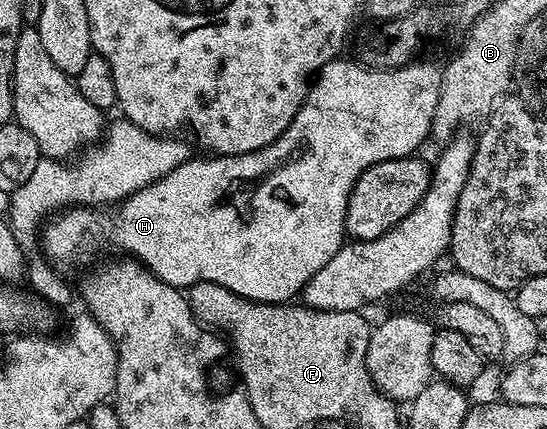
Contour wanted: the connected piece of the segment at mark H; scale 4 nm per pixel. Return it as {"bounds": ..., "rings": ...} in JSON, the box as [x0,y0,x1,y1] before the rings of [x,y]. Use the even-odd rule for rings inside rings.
{"bounds":[103,57,442,304],"rings":[[[336,57],[328,61],[315,76],[310,87],[307,88],[307,96],[297,109],[289,129],[277,137],[265,149],[257,149],[253,153],[244,155],[216,155],[203,157],[207,159],[195,159],[188,157],[185,162],[179,163],[177,169],[165,173],[157,181],[145,185],[137,193],[133,193],[122,203],[114,208],[115,211],[103,223],[103,231],[107,239],[115,247],[120,247],[120,252],[139,260],[143,266],[149,268],[156,277],[171,287],[186,289],[200,281],[209,281],[213,285],[221,285],[241,297],[250,299],[252,303],[285,303],[290,304],[291,299],[302,292],[303,287],[311,280],[317,269],[325,269],[325,264],[337,253],[345,242],[345,228],[347,226],[347,206],[349,205],[349,193],[357,181],[357,177],[365,169],[377,165],[381,161],[390,159],[406,159],[414,156],[415,151],[423,142],[428,142],[431,133],[431,118],[437,109],[437,97],[441,93],[442,70],[431,63],[419,63],[412,61],[405,67],[394,69],[368,69],[358,62],[350,63],[347,57]]]}

